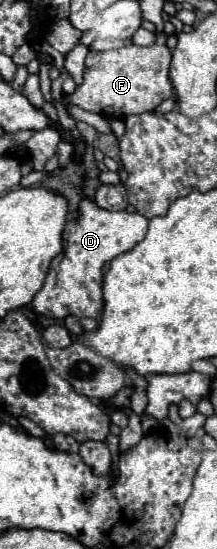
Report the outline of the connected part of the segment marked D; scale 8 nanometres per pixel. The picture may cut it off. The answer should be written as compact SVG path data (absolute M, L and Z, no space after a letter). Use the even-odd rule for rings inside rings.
M81 201L77 221L65 227L65 247L51 261L47 279L31 301L33 309L49 319L65 319L69 315L77 315L77 319L101 319L101 307L105 307L105 299L101 299L103 263L139 243L147 233L147 223L149 221L139 213L105 211L99 209L93 201Z

